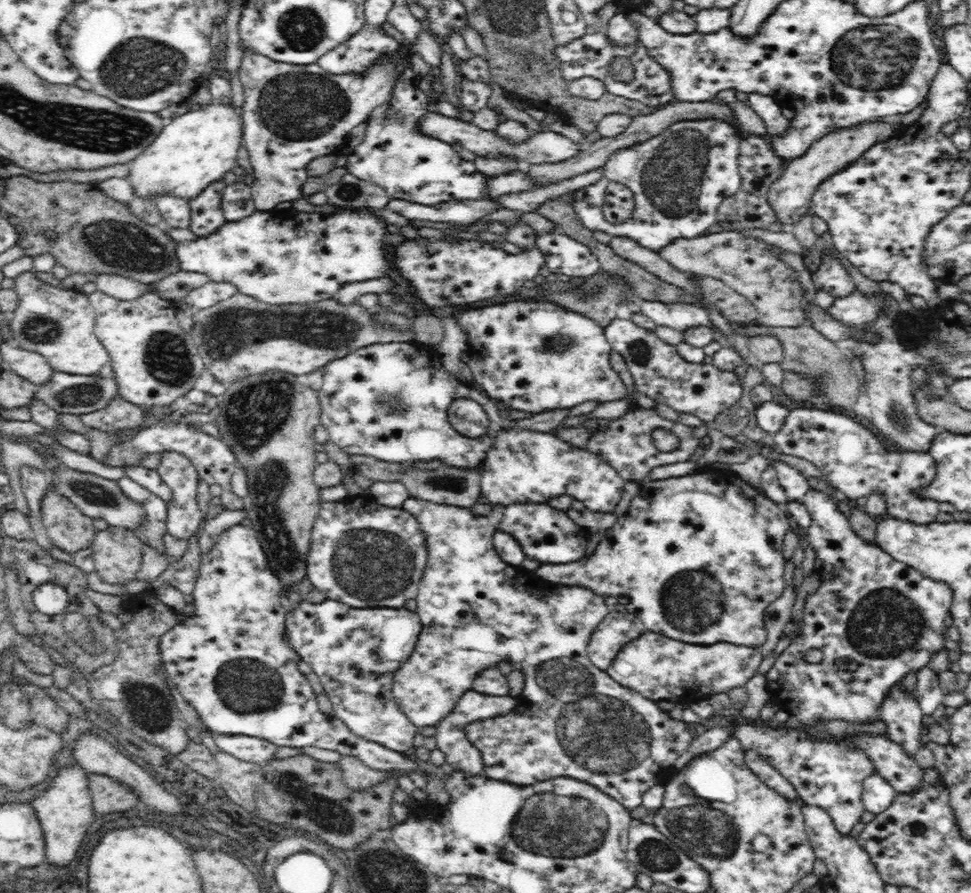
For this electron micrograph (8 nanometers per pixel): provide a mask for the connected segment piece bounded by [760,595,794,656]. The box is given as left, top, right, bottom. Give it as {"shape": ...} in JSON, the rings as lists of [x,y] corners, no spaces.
{"shape":[[[787,595],[781,600],[774,600],[766,607],[764,621],[768,637],[760,647],[763,656],[770,655],[775,650],[778,640],[783,636],[784,628],[792,618],[793,603],[792,597]]]}

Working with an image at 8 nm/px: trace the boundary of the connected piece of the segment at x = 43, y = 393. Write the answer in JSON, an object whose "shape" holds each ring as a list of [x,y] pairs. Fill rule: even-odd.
{"shape":[[[55,371],[46,384],[40,385],[40,390],[35,393],[34,398],[46,403],[59,414],[88,414],[106,408],[110,401],[116,398],[121,399],[118,381],[114,377],[82,376]]]}

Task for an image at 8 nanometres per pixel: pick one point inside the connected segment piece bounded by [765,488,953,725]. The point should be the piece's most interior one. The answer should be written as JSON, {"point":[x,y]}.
{"point":[875,619]}

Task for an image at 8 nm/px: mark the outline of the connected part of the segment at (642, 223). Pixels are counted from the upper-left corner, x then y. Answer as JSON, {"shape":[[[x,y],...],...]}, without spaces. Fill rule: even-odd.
{"shape":[[[684,120],[654,138],[614,152],[602,167],[602,180],[572,192],[578,221],[588,230],[601,230],[613,237],[634,240],[656,253],[678,238],[706,235],[706,230],[716,222],[722,200],[740,193],[738,156],[742,138],[742,133],[722,120]],[[610,182],[625,185],[634,196],[632,215],[621,223],[608,222],[602,213],[602,197]]]}

